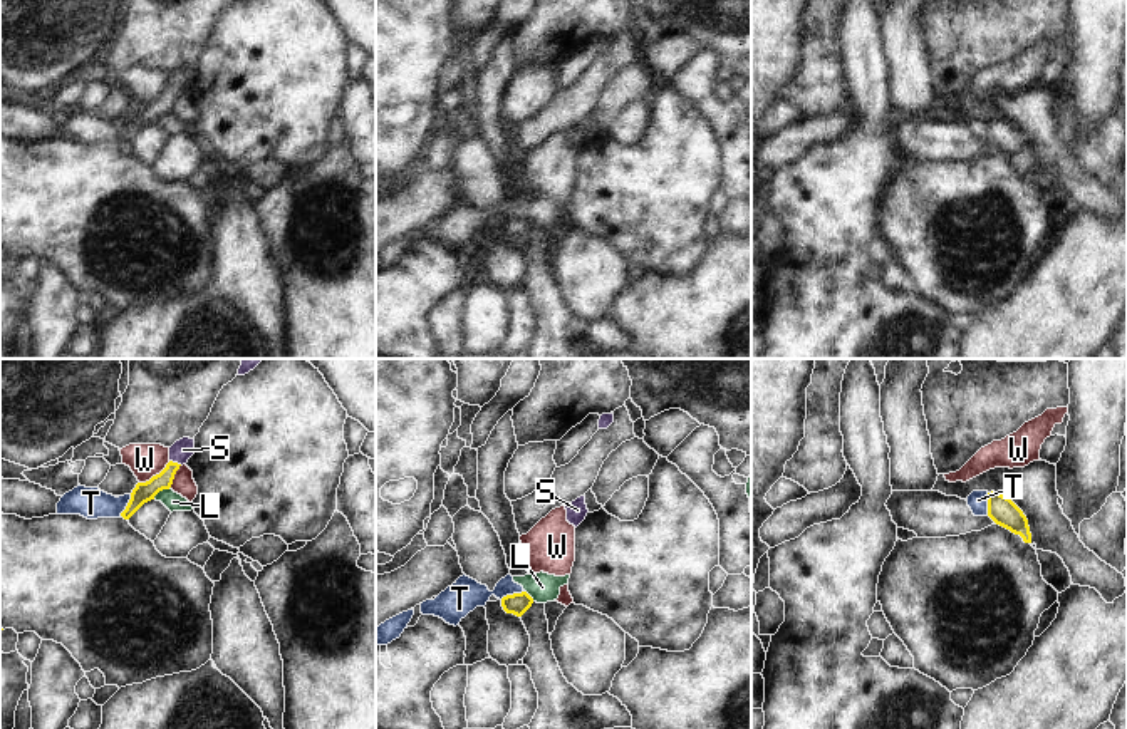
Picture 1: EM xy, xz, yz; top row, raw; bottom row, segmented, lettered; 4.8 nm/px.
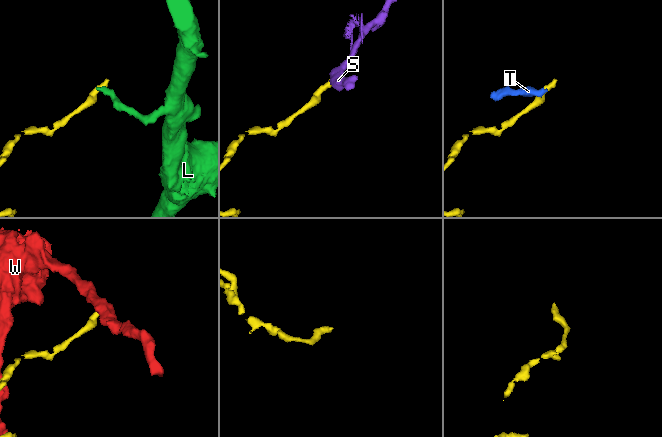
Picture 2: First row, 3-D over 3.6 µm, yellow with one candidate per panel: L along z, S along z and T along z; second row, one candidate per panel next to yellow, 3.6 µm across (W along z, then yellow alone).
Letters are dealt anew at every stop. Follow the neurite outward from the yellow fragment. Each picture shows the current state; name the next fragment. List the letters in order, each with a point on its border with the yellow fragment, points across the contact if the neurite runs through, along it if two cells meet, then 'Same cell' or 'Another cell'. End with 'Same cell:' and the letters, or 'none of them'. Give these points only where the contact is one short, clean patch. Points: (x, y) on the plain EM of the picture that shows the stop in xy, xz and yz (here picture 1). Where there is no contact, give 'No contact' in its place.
L: Touches yellow at xy (161, 114). Boundary: xy (170, 111), (153, 123). Another cell
S: Touches yellow at xy (176, 87). Path across: xy (145, 116), (176, 87), (183, 74). Same cell
T: Touches yellow at xz (514, 218). Boundary: xz (524, 215), (500, 223). Another cell
W: Touches yellow at xy (156, 99). Boundary: xy (170, 86), (158, 98), (140, 108). Another cell
Same cell: S.

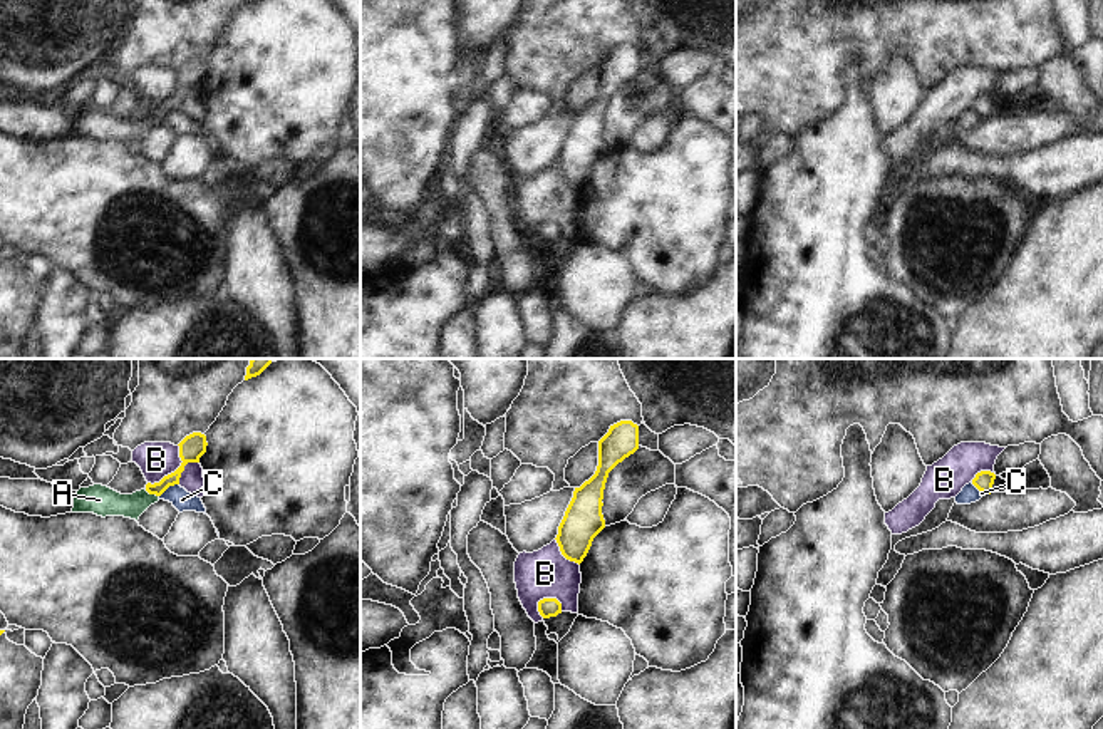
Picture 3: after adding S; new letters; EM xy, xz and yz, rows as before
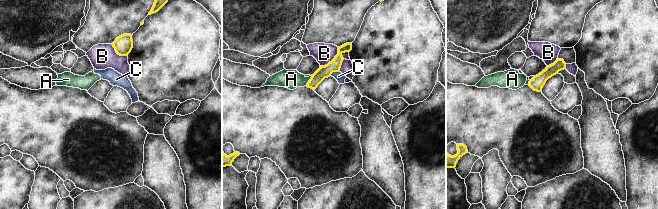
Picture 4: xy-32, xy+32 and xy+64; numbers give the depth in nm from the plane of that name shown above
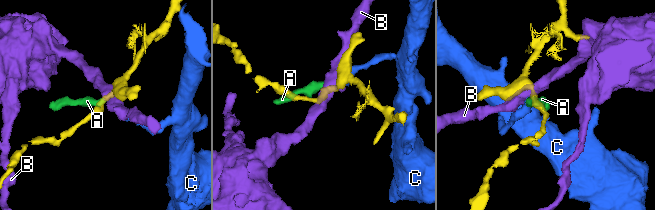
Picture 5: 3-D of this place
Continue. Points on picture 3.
A: Touches yellow at xy (151, 118). Boundary: xy (144, 113), (158, 121). Another cell
B: Touches yellow at xy (175, 96). Another cell
C: Touches yellow at xy (168, 111). Boundary: xy (178, 108), (171, 109), (160, 121). Another cell
Same cell: none of them.

